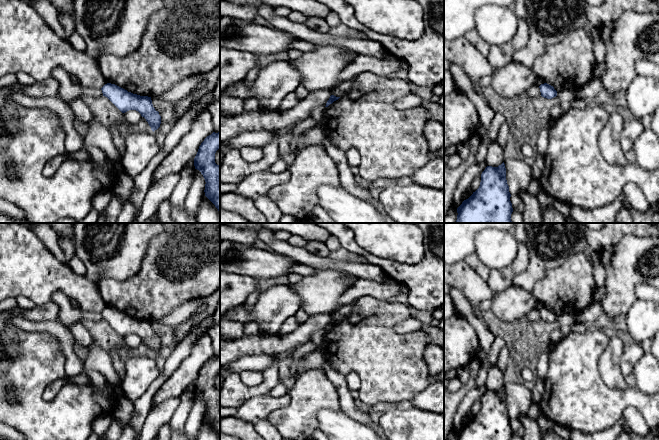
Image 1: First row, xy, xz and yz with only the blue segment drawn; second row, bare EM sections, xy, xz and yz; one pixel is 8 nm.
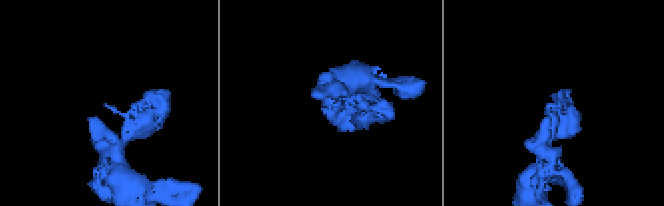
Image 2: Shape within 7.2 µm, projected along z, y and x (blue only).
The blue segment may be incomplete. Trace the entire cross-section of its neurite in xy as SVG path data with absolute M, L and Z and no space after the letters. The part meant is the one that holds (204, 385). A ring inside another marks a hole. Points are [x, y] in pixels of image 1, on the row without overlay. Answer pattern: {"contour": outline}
{"contour": "M213 356L199 370L194 382L194 390L205 403L205 420L215 429L220 438L220 389L215 387L215 377L219 372L220 356Z"}

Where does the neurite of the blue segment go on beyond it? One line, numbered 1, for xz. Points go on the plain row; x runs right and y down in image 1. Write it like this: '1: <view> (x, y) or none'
1: none

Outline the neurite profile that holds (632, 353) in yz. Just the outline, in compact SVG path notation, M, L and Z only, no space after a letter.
M633 342L632 344L625 345L620 361L620 370L624 376L633 372L635 364L640 360L644 350L641 344Z

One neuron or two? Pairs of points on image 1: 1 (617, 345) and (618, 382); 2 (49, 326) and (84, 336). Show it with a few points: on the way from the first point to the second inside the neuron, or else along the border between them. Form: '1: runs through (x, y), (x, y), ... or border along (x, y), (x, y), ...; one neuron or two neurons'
1: runs through (613, 354), (613, 373); one neuron
2: border along (67, 328), (76, 343); two neurons

